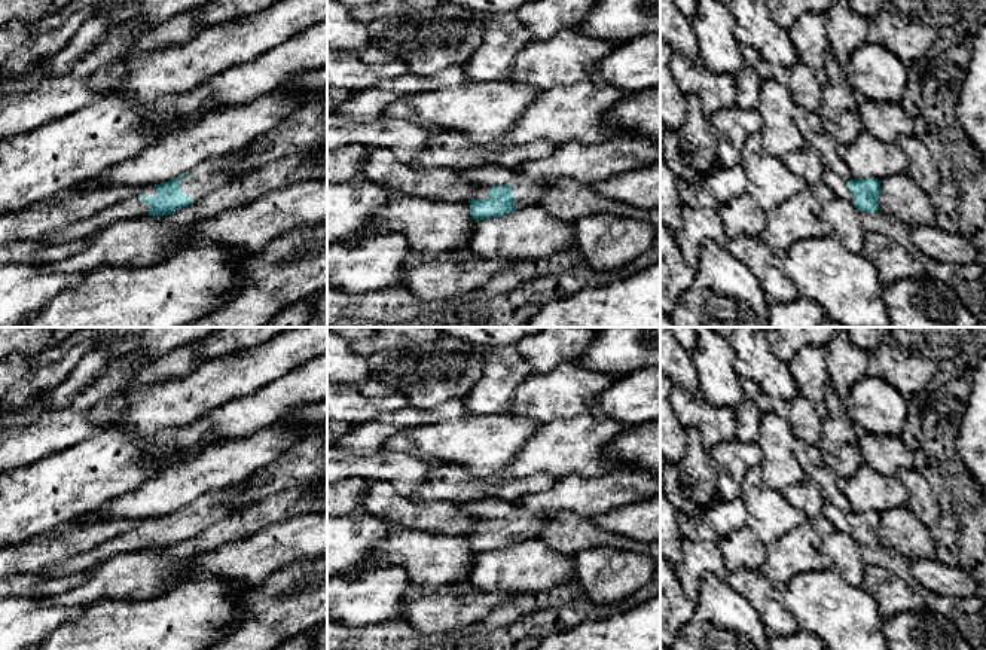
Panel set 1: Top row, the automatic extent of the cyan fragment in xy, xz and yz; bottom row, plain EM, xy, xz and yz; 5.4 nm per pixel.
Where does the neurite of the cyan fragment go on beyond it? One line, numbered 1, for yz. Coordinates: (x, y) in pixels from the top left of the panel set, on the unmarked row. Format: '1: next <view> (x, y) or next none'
1: next yz (836, 516)

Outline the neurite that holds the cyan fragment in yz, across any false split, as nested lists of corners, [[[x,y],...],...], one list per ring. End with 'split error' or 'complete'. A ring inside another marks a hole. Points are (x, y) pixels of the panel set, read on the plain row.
[[[825,501],[822,515],[833,524],[834,530],[852,535],[858,544],[879,544],[880,513],[867,510],[845,515],[833,503]]]; split error

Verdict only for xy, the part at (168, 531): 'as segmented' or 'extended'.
extended

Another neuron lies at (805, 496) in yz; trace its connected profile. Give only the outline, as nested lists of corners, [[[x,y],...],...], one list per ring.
[[[805,477],[799,483],[785,486],[781,492],[791,506],[805,515],[808,522],[813,524],[822,515],[825,500],[811,479]]]

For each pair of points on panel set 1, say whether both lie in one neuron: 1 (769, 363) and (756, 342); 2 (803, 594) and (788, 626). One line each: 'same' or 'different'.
1: same
2: different

